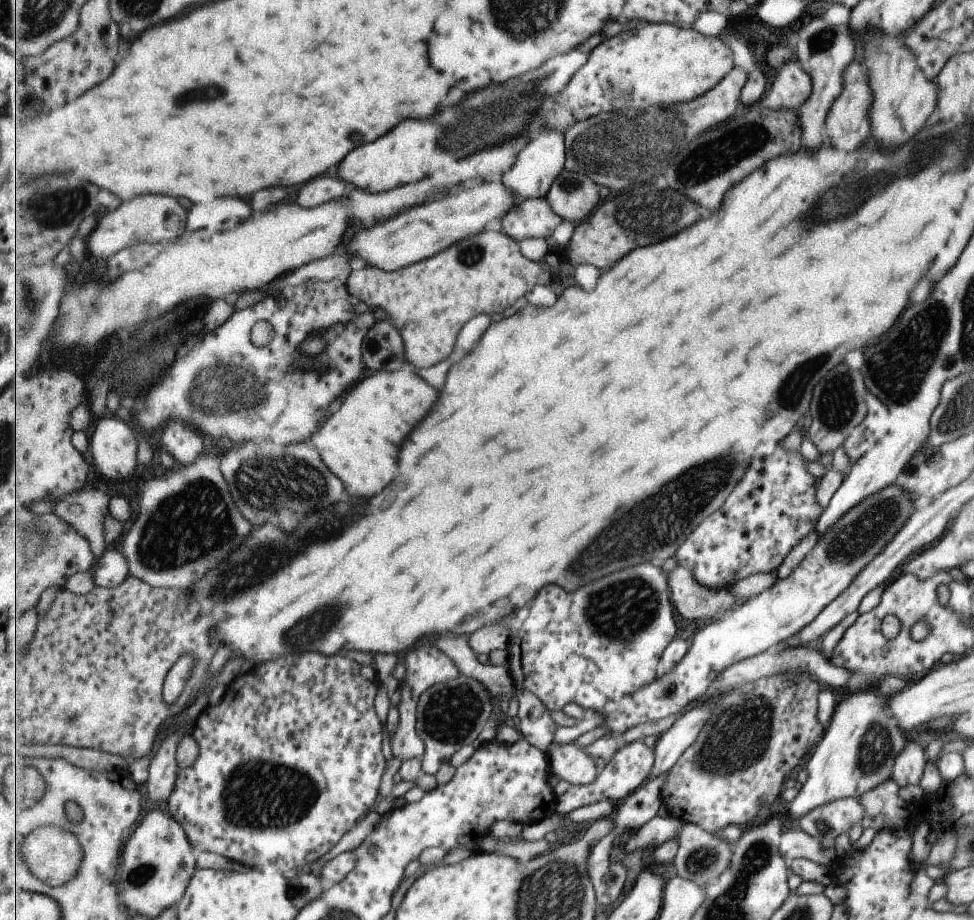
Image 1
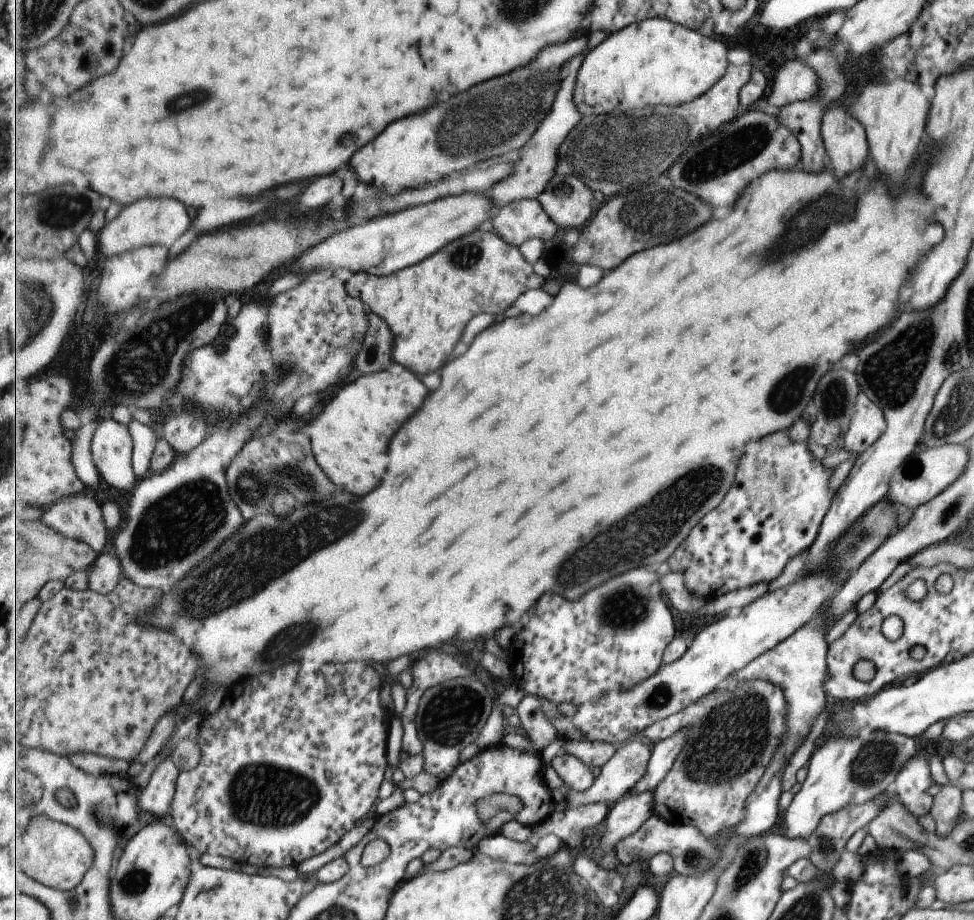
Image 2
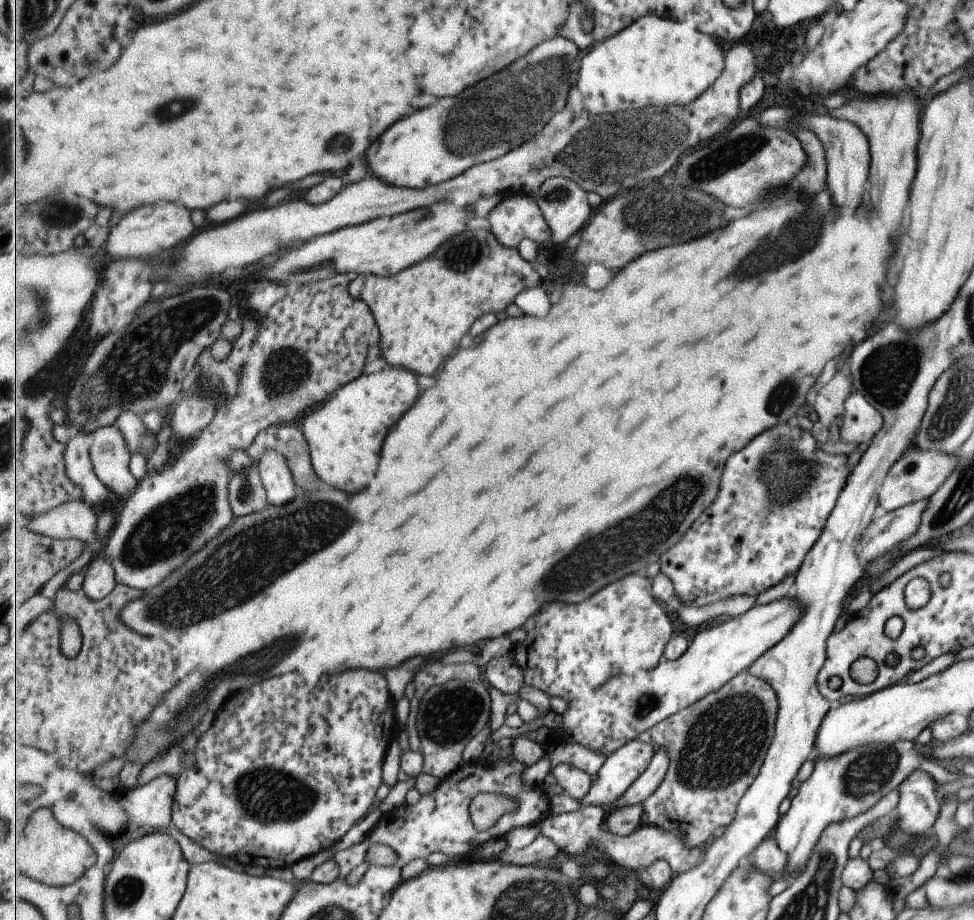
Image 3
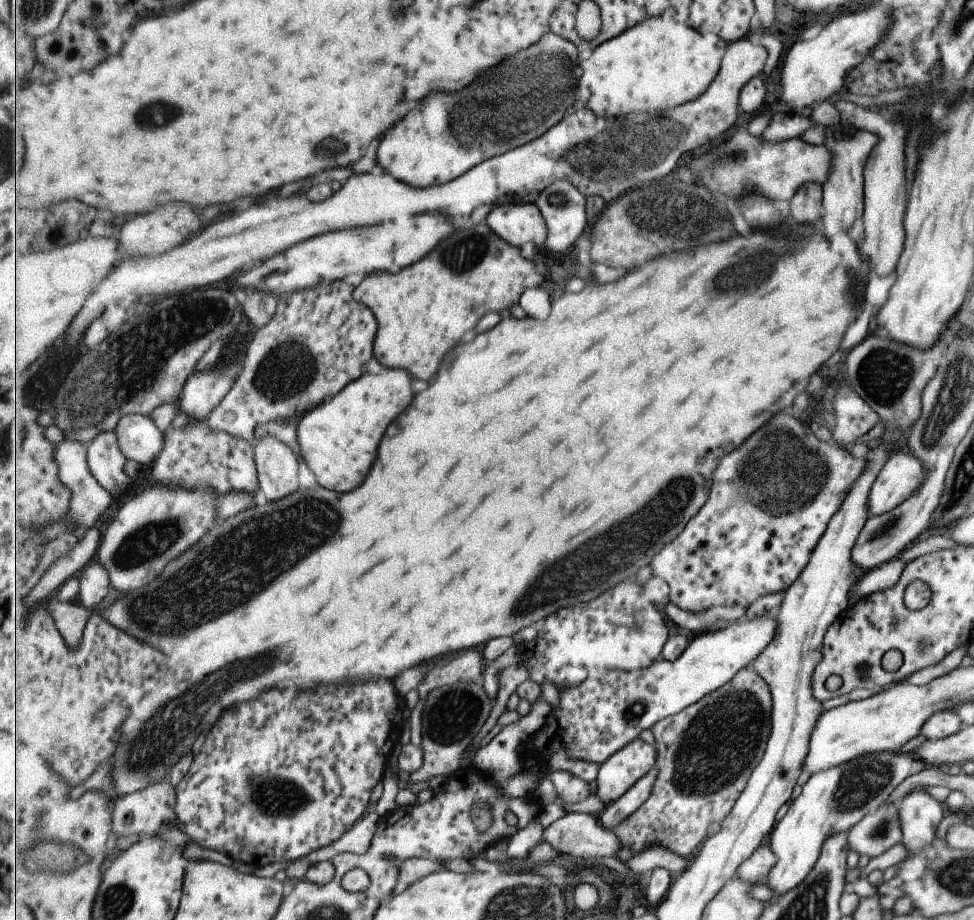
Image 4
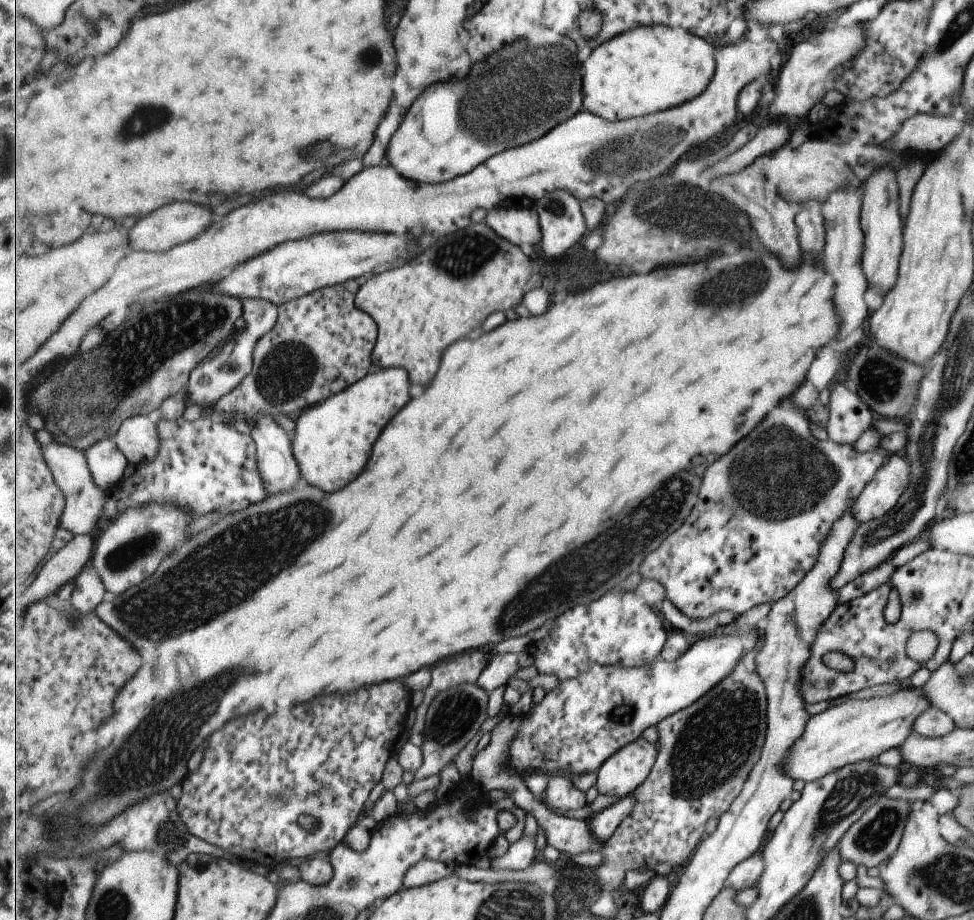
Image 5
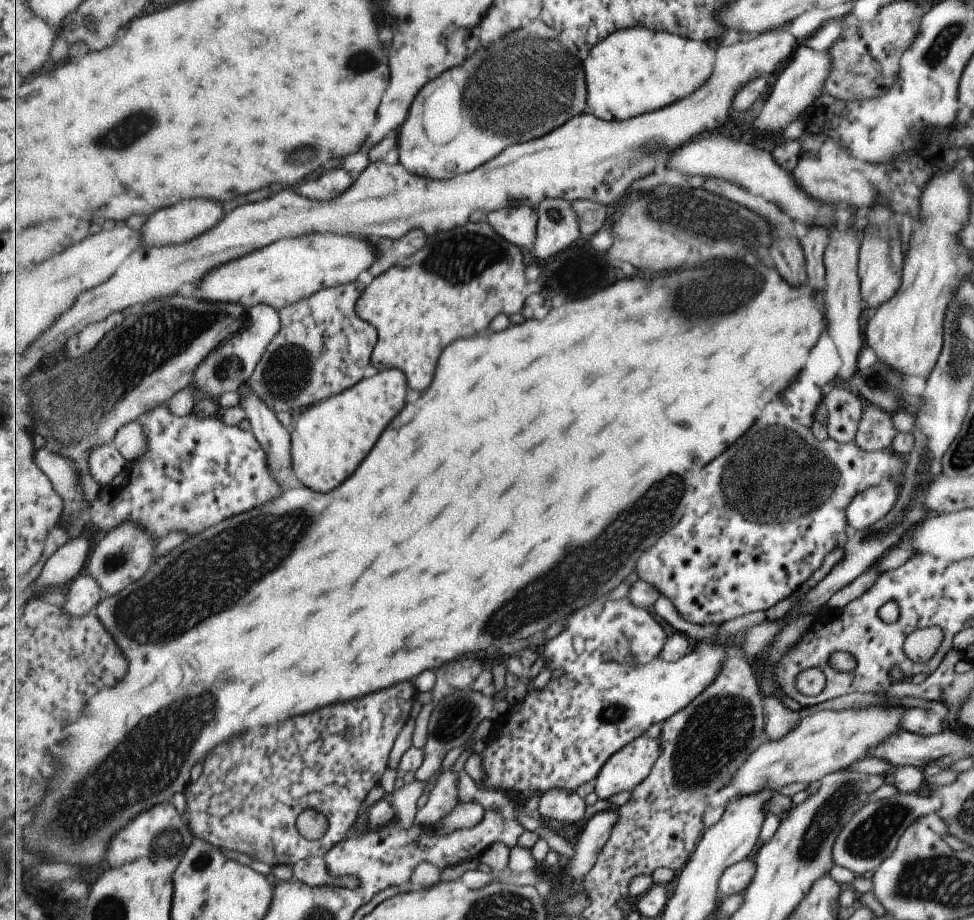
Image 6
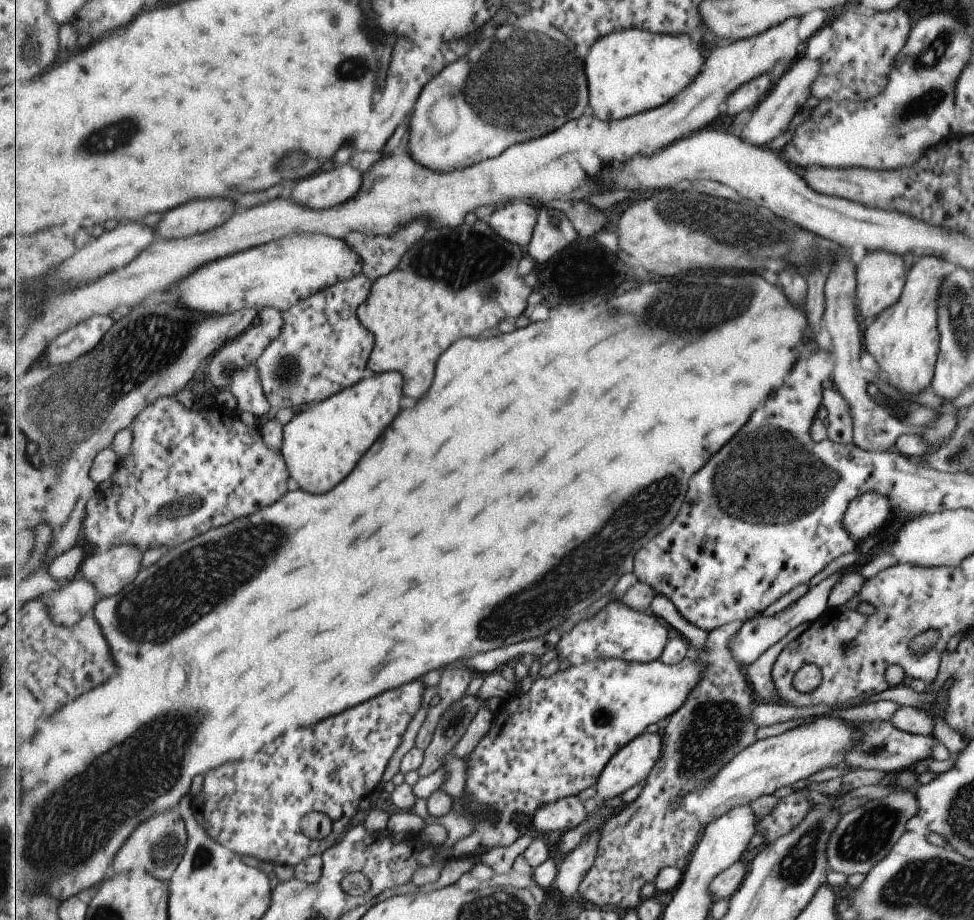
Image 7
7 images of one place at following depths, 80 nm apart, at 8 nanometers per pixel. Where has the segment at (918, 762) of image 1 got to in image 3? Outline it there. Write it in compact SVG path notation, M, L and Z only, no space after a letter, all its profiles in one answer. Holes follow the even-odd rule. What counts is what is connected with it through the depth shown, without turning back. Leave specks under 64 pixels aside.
M913 770L896 788L899 798L893 812L899 830L913 838L923 836L931 830L939 812L932 777L923 770Z

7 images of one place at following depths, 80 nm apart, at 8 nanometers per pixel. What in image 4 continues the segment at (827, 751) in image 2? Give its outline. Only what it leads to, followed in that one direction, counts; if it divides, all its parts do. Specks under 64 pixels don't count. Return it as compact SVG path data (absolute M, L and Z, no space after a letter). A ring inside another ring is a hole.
M885 750L863 754L839 766L812 774L801 786L801 794L789 804L785 816L773 826L773 833L769 838L775 854L775 864L767 878L767 884L773 888L773 898L797 888L805 880L820 857L825 838L846 832L865 814L877 810L879 804L888 800L891 792L903 780L926 768L912 752L899 754Z

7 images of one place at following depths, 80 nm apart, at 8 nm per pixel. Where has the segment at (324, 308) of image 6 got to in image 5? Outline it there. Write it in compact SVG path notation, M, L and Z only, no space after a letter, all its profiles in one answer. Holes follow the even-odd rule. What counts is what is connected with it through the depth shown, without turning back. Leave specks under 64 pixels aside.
M353 280L317 290L316 293L307 294L279 307L279 320L275 328L269 334L265 334L265 338L259 340L255 348L253 372L235 388L235 391L223 396L210 414L214 414L214 418L224 424L235 426L243 434L252 434L253 422L257 416L269 414L277 417L287 414L298 417L313 406L321 405L321 402L326 402L366 378L371 372L371 366L375 365L373 352L378 340L379 327L369 314L357 307L356 298L360 288L361 284Z

